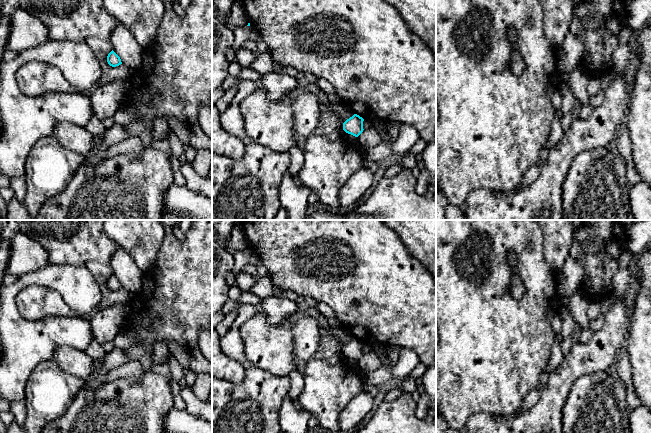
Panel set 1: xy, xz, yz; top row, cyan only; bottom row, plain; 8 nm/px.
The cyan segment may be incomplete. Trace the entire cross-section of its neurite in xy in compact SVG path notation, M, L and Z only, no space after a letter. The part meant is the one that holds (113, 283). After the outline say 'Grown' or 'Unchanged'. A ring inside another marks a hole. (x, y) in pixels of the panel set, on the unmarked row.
M113 274L108 278L107 286L112 291L122 288L120 281Z. Unchanged

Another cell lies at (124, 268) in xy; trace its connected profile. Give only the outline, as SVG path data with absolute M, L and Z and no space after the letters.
M118 248L111 256L110 266L113 275L120 281L123 289L132 296L140 292L144 272L139 269L127 251Z

